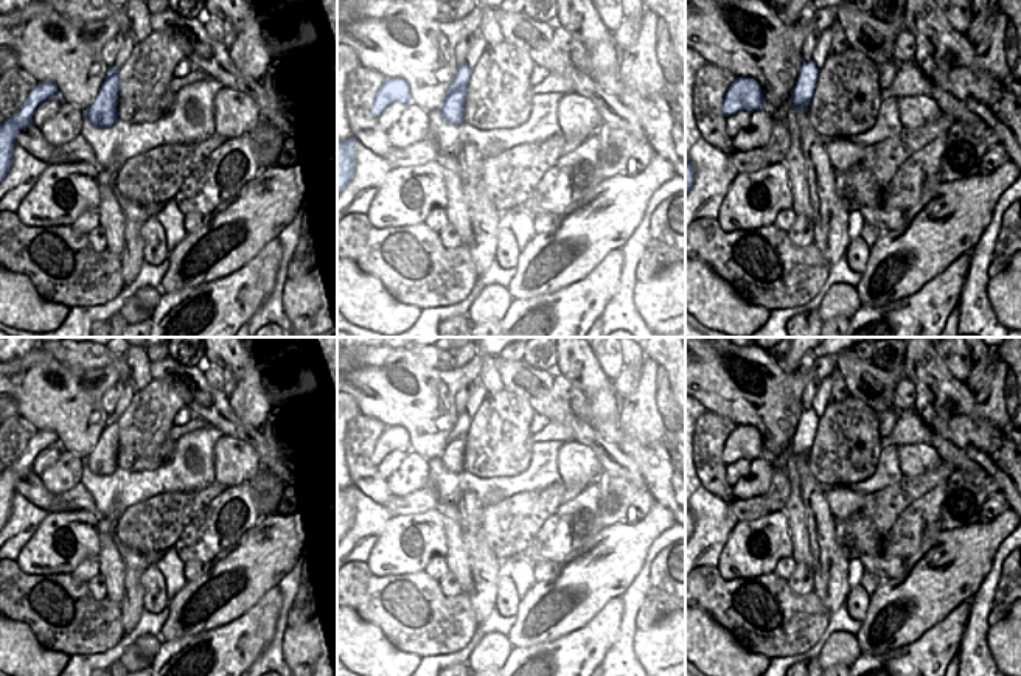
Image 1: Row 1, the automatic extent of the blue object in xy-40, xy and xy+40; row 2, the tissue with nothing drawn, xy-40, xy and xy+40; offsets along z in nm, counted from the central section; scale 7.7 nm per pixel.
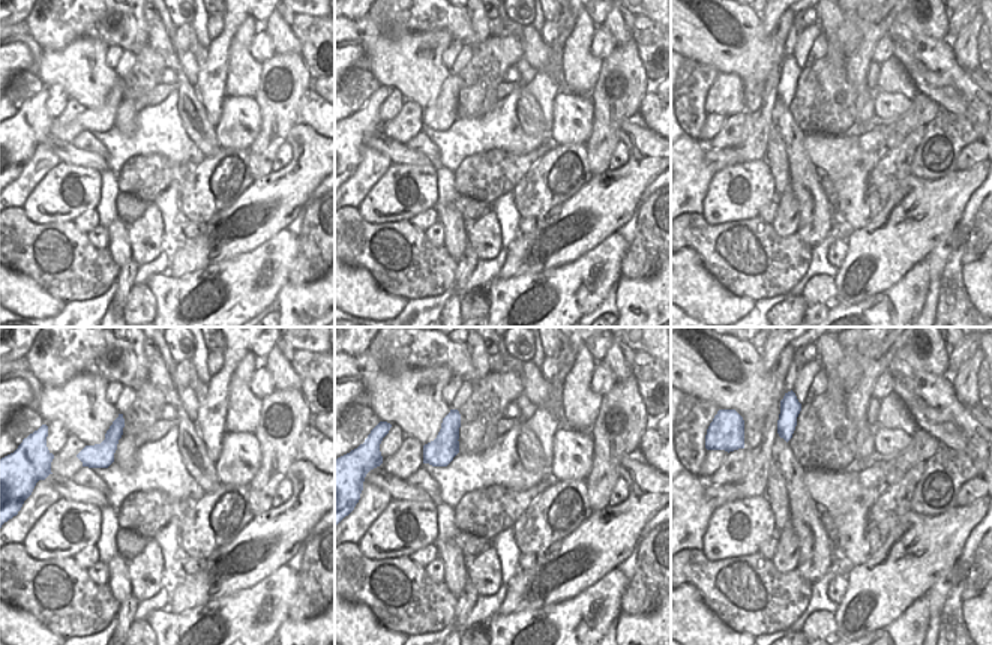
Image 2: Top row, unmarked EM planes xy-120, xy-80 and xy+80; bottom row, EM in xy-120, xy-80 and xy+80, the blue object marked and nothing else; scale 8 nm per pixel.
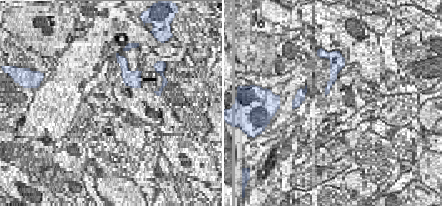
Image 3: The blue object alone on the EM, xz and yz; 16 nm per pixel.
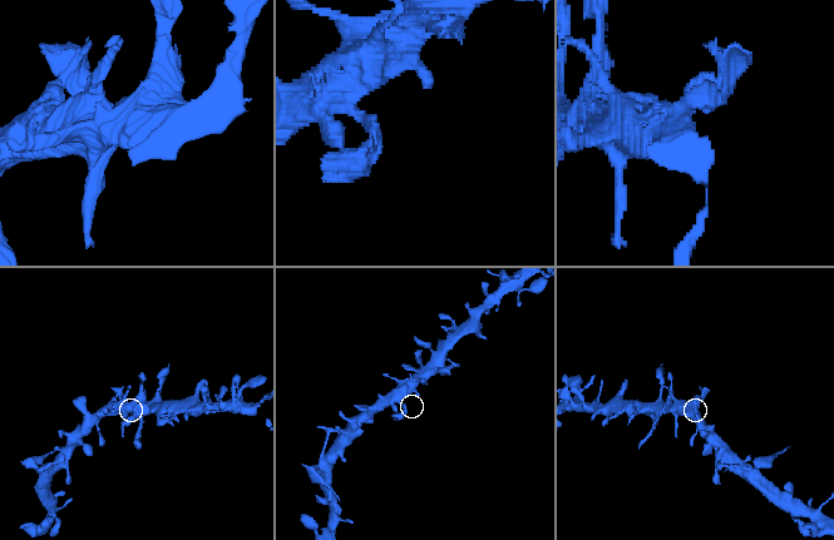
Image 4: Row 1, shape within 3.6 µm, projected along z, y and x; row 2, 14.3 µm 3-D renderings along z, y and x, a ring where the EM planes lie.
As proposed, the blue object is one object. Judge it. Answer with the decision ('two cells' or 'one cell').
two cells

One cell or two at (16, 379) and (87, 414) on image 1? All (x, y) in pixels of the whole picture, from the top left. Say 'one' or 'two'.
one

